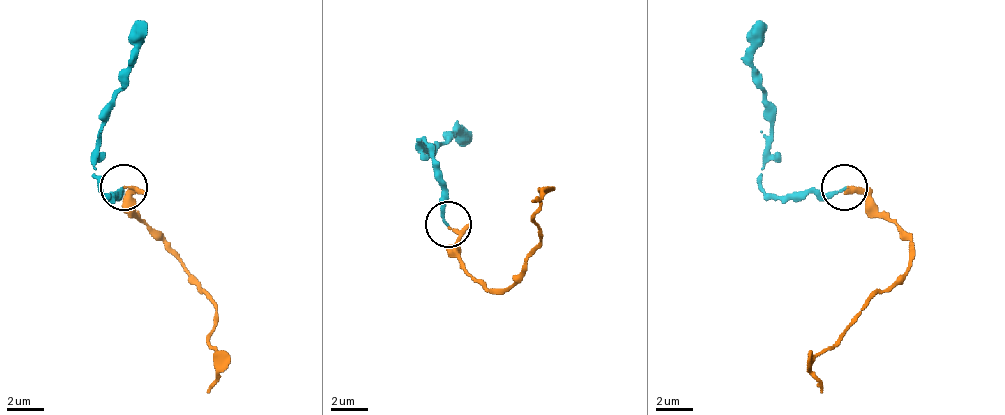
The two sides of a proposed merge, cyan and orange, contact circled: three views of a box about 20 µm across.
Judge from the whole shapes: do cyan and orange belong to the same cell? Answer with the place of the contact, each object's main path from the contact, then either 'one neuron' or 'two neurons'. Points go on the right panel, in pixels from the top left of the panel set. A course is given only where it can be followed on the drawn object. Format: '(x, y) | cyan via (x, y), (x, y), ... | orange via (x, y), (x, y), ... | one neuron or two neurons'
(844, 187) | cyan via (845, 188), (781, 197), (762, 188), (772, 109), (753, 63), (753, 36), (762, 22) | orange via (845, 188), (859, 188), (887, 216), (910, 243), (910, 262), (813, 359), (809, 373), (822, 391) | one neuron

